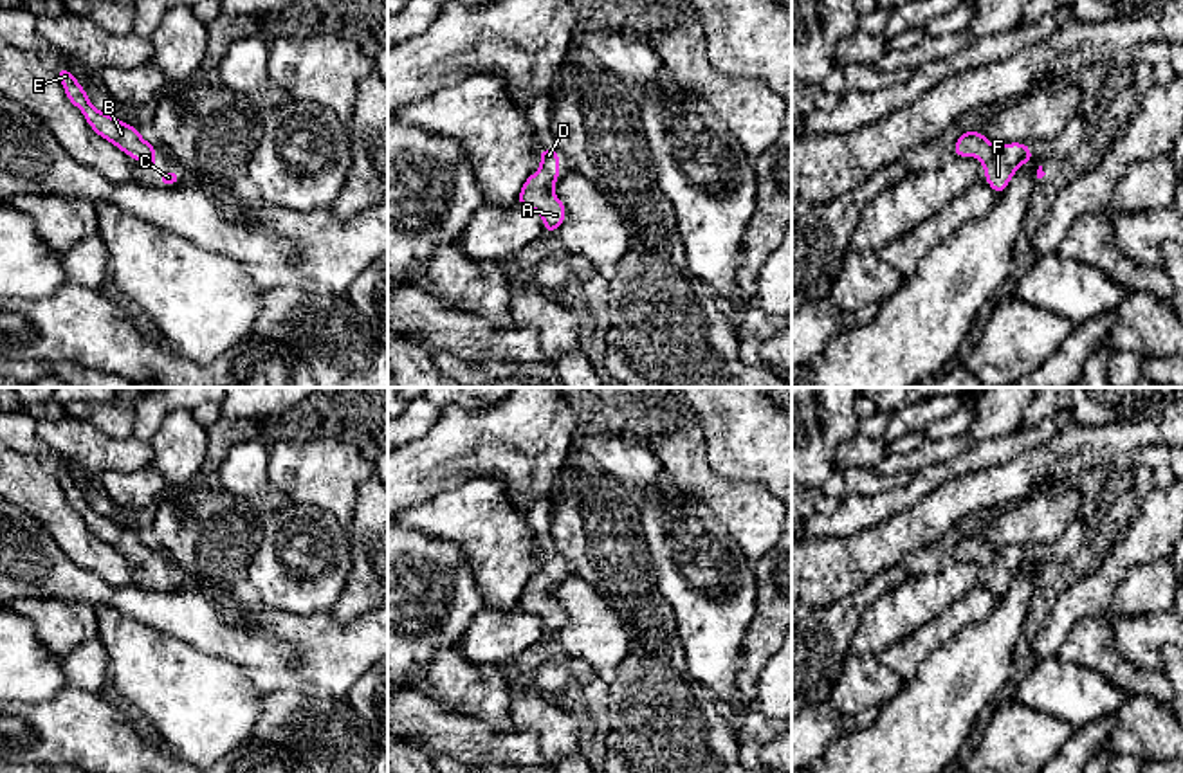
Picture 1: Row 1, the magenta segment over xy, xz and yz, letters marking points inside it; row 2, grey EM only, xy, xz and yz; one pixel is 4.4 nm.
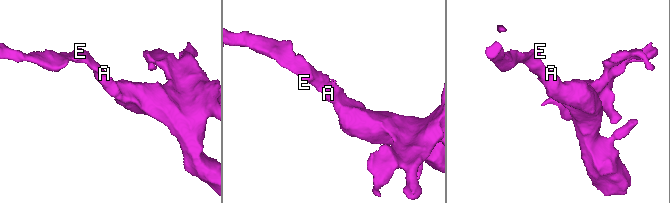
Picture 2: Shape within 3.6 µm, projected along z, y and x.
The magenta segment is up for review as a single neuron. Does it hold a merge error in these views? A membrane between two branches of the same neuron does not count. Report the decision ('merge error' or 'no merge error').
no merge error

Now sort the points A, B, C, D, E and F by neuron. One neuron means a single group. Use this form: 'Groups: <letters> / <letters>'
Groups: A B C D E F

